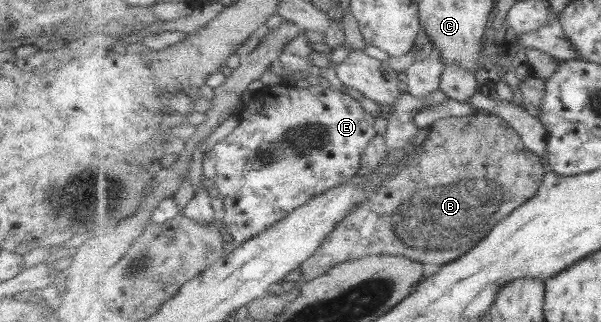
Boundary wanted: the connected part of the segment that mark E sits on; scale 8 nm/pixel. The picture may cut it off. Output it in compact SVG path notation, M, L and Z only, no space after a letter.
M283 82L263 86L252 93L252 99L238 112L239 124L224 139L210 145L203 156L203 176L209 178L223 201L223 222L236 246L259 236L265 229L312 199L335 187L349 183L361 168L363 150L377 136L375 117L357 99L324 82L309 87L293 88Z

